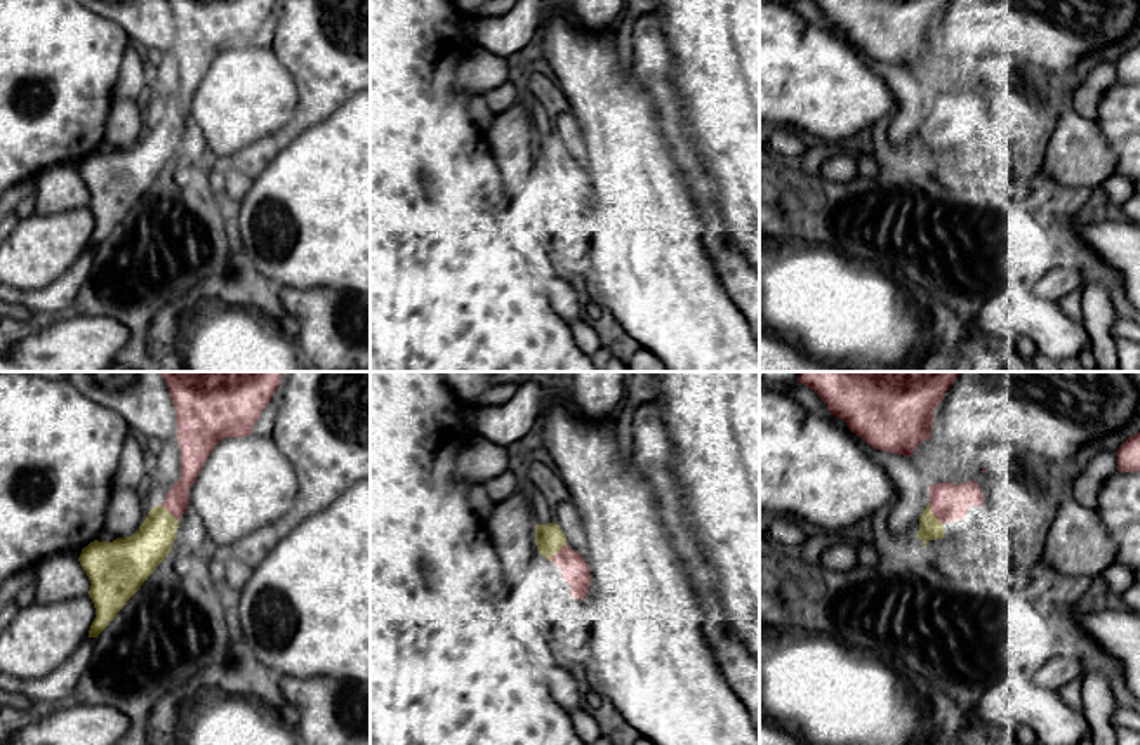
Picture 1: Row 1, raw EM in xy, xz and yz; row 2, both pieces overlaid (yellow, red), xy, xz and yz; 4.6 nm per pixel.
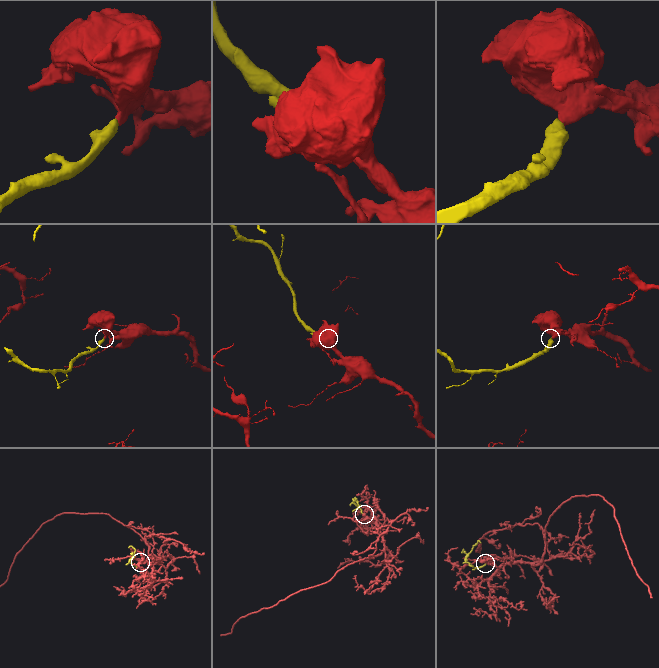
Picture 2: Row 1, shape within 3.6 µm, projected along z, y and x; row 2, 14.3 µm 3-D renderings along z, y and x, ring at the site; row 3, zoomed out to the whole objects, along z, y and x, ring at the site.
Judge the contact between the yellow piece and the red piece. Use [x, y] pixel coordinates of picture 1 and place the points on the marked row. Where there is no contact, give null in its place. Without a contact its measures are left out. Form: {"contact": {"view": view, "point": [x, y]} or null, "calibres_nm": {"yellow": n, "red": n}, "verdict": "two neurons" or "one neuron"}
{"contact": {"view": "yz", "point": [932, 514]}, "calibres_nm": {"yellow": 110, "red": 170}, "verdict": "one neuron"}

